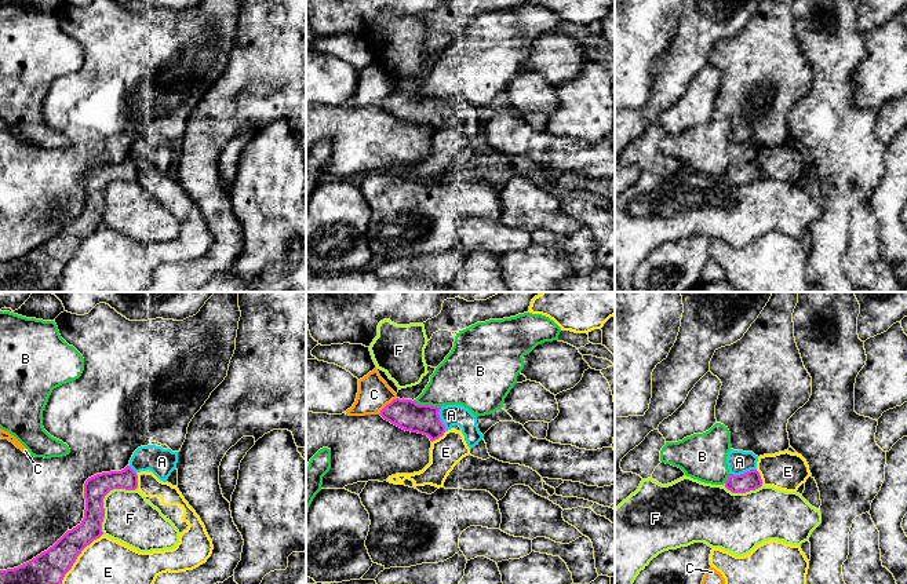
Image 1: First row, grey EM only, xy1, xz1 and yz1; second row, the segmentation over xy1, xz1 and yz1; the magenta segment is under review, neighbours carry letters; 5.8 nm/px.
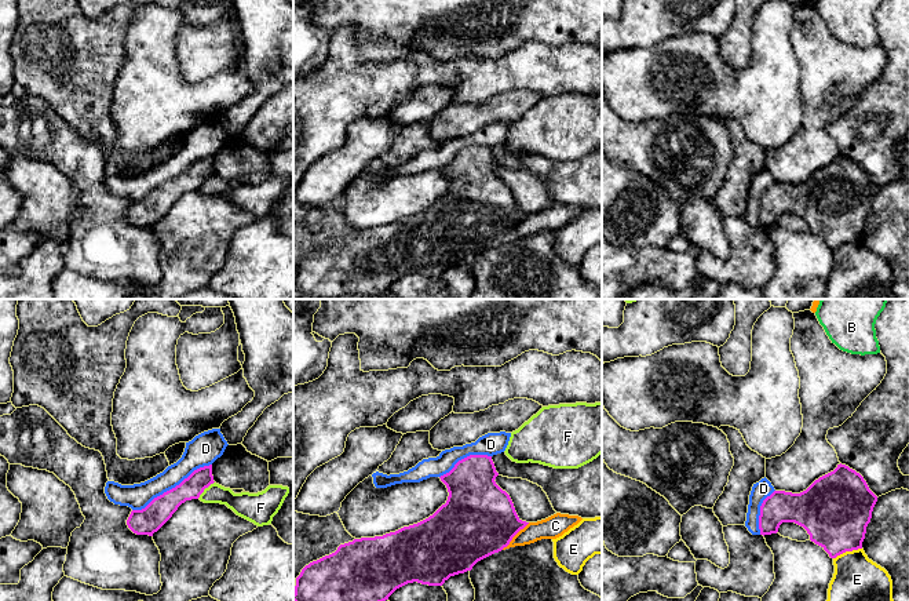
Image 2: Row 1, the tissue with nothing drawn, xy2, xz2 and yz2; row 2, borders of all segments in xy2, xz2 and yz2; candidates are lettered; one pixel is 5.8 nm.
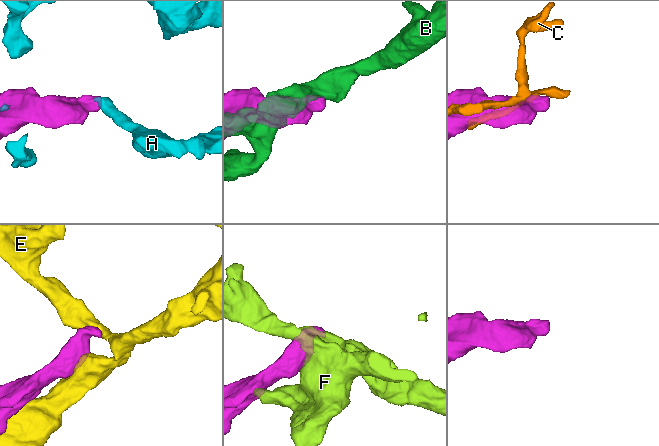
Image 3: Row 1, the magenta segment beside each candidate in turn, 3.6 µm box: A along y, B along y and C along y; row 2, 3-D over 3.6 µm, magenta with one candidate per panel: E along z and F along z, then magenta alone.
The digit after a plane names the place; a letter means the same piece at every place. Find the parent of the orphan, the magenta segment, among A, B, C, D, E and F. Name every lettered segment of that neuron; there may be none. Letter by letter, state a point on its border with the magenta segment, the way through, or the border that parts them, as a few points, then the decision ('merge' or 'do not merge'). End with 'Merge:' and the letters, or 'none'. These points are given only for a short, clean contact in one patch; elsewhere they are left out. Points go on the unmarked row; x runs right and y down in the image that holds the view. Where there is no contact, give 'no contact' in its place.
A: yz1 (742, 165) | merge
B: xz1 (427, 97) | along xz1 (414, 91), (422, 97), (440, 98) | do not merge
C: xz2 (514, 226) | do not merge
D: xy2 (172, 179) | do not merge
E: xy1 (73, 254) | do not merge
F: xy1 (102, 192) | do not merge
Merge: A

